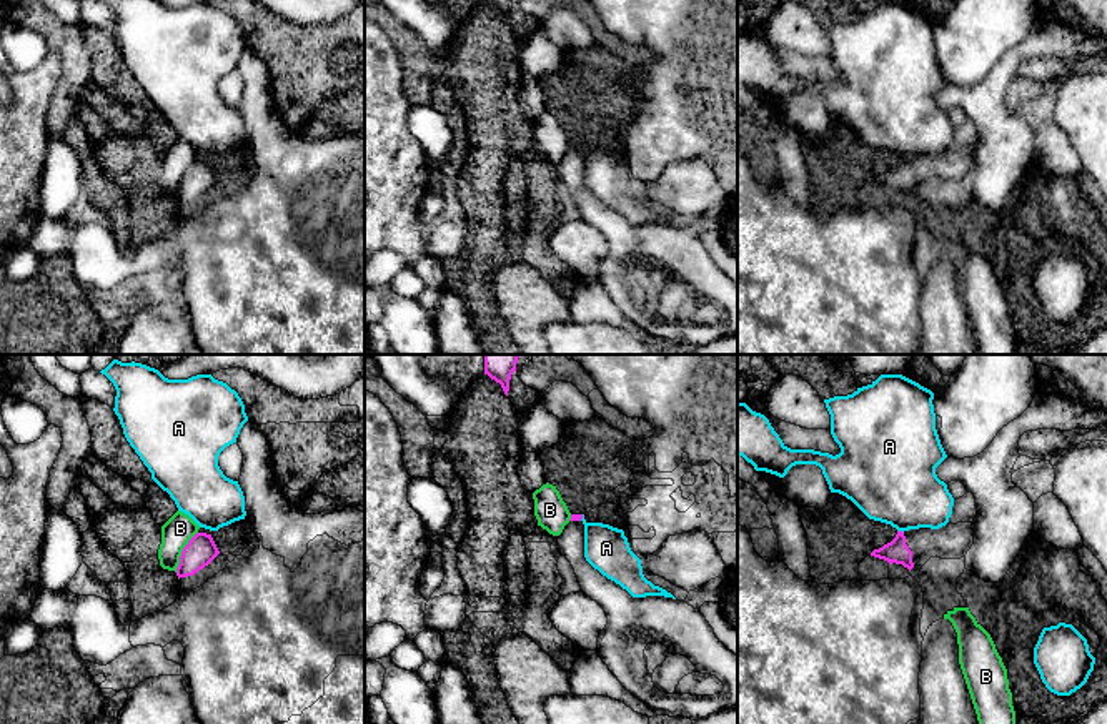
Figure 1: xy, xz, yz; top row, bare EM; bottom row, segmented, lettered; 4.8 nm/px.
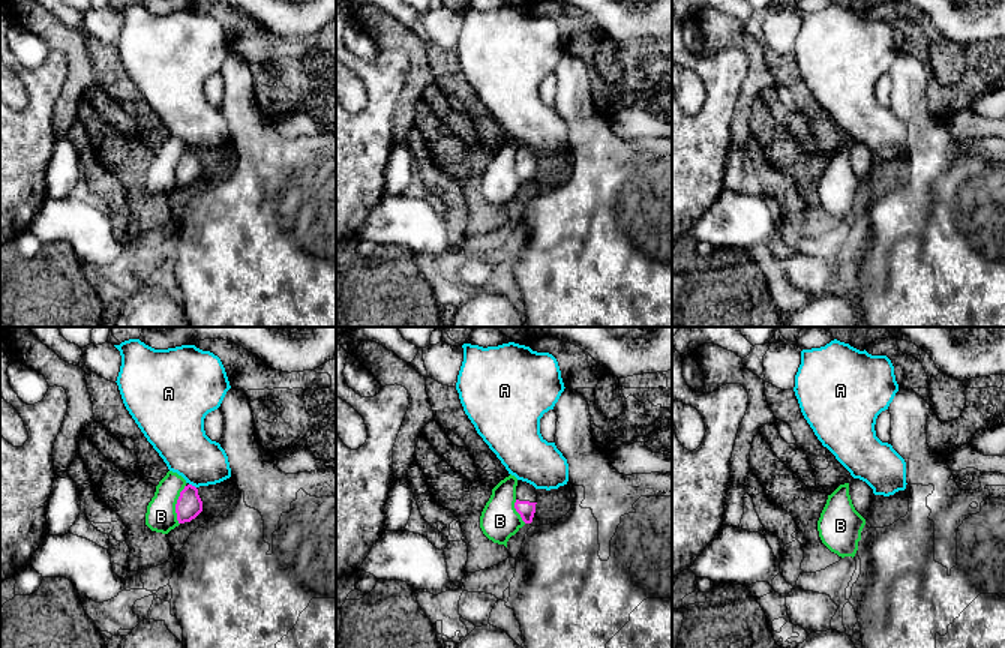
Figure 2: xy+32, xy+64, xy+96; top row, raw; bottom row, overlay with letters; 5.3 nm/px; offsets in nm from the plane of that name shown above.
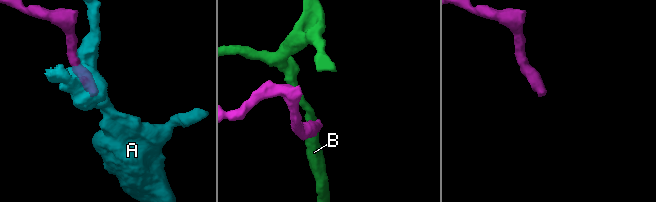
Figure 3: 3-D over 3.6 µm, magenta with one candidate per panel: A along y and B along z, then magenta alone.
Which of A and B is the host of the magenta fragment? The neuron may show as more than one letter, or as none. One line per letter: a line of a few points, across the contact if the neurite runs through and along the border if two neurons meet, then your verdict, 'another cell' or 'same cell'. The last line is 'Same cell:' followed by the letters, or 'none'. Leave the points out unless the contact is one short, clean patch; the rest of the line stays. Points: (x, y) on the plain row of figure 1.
A: line yz (898, 157), (903, 160); another cell
B: line xy (197, 158), (183, 175), (175, 198); another cell
Same cell: none

